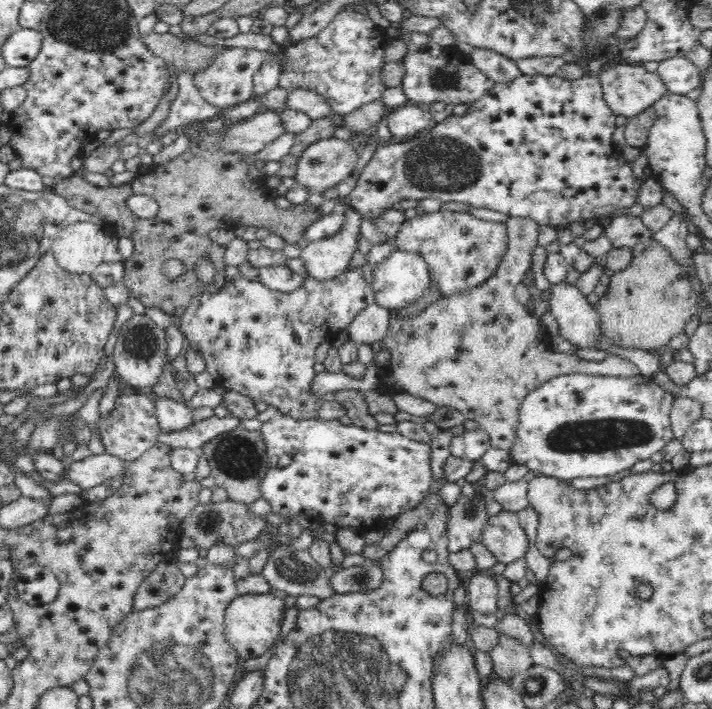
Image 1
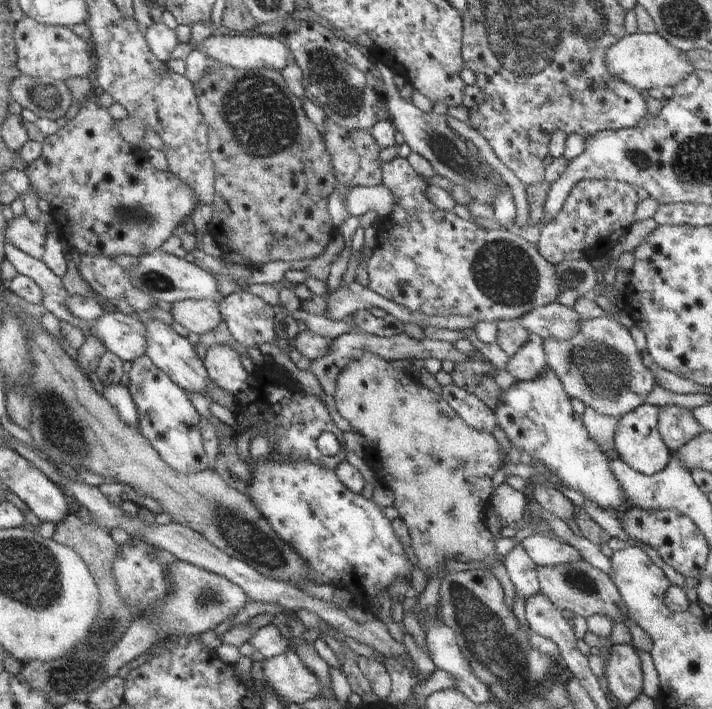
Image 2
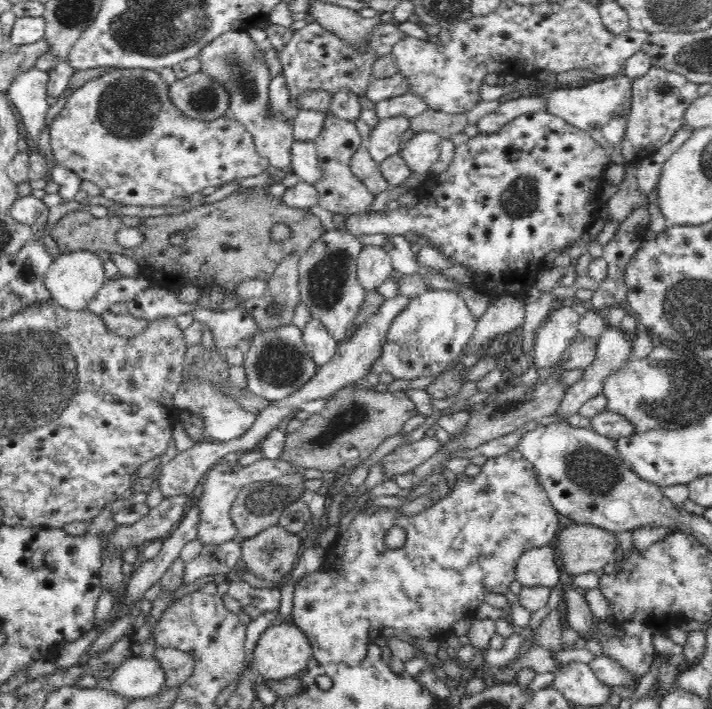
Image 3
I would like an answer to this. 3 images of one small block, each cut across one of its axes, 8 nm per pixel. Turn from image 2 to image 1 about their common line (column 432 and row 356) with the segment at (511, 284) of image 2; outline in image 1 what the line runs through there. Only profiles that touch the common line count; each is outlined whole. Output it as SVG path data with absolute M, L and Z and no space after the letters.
M391 243L373 245L364 265L348 269L332 280L319 281L309 277L300 288L292 292L278 292L260 281L238 276L226 282L220 292L204 293L192 298L190 306L180 316L180 331L184 335L185 348L202 352L206 359L206 370L212 373L216 381L216 389L239 392L256 403L265 402L278 409L278 416L296 420L318 419L321 402L328 397L312 393L312 382L317 374L314 371L316 349L324 341L331 341L351 324L355 316L375 302L372 288L374 268L395 249Z

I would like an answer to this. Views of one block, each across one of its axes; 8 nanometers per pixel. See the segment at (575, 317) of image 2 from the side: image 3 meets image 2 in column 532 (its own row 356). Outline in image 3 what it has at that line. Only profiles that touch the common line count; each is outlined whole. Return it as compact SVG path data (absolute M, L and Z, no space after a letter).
M316 318L311 320L303 330L303 341L308 349L308 354L317 367L324 366L332 360L339 343L337 343L327 328Z

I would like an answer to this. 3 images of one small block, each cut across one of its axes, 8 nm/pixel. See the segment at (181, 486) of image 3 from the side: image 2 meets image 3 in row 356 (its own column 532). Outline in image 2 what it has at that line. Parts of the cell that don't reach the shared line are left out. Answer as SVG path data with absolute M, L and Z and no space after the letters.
M529 333L529 339L508 360L505 370L510 372L517 381L529 381L540 376L548 367L547 356L543 347L545 340L537 334Z

